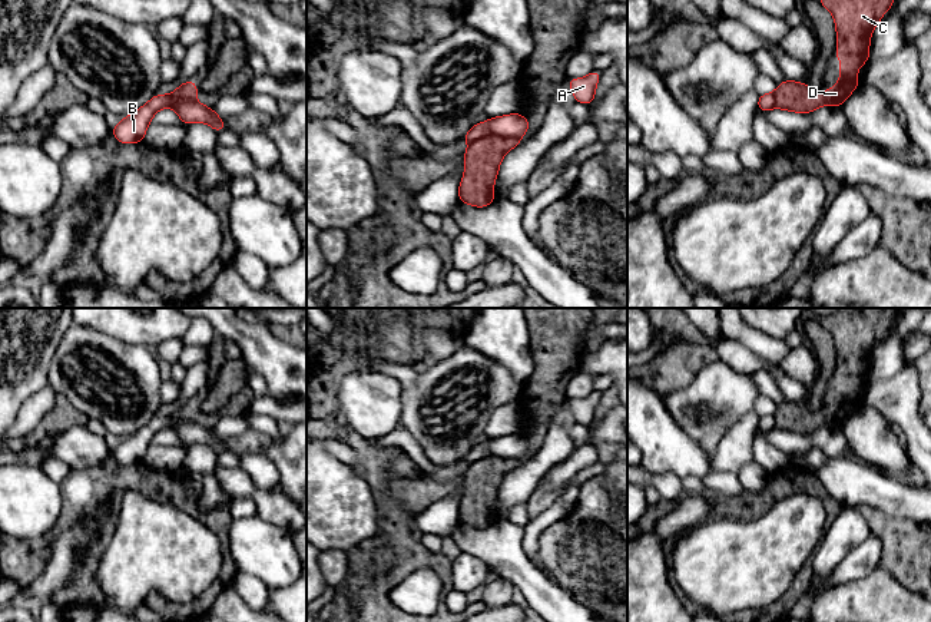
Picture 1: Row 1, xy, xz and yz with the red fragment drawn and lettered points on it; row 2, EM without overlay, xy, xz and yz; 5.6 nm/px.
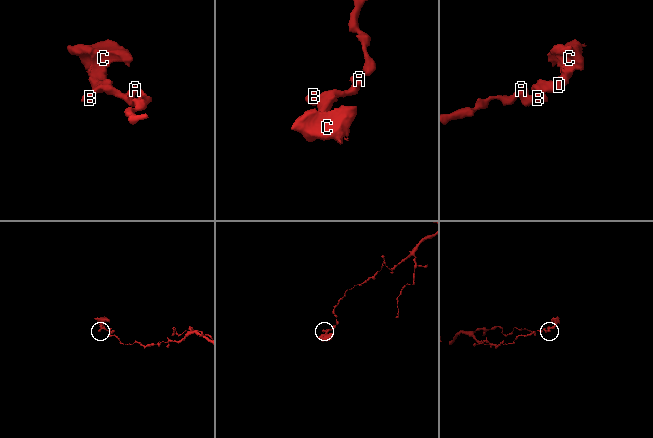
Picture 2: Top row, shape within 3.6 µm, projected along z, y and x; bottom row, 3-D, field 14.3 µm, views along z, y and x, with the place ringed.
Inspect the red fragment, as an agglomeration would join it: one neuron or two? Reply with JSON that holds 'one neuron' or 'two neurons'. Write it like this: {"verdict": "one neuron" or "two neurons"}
{"verdict": "two neurons"}

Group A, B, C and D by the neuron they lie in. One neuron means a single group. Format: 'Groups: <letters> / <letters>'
Groups: A B / C D

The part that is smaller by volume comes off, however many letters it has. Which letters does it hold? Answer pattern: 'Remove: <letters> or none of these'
Remove: C, D

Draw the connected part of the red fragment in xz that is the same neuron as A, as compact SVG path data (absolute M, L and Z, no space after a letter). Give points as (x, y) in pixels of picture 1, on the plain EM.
M593 391L589 397L582 400L567 400L571 414L577 424L589 426L594 421L594 408L600 401L600 391Z

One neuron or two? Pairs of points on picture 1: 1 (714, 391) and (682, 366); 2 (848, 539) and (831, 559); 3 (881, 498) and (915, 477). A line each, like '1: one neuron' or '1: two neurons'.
1: two neurons
2: one neuron
3: two neurons

